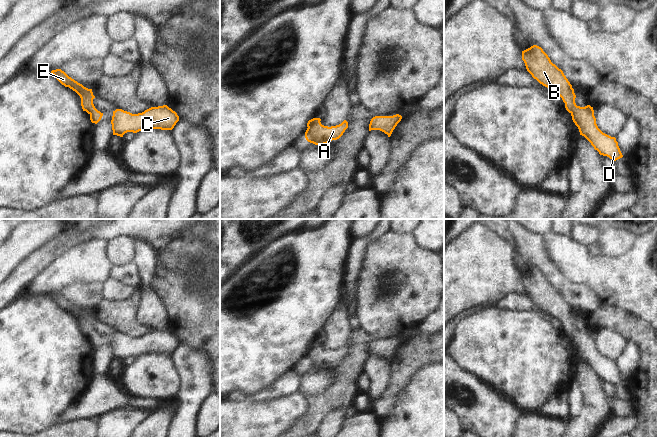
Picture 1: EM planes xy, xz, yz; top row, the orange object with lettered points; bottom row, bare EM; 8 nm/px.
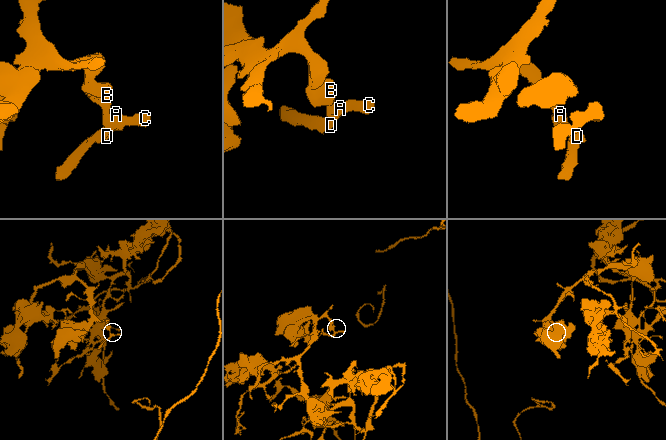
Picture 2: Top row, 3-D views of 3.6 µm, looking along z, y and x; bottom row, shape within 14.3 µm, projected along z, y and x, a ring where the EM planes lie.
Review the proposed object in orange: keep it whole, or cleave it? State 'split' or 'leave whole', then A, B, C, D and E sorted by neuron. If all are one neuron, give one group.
leave whole; groups A B C D E

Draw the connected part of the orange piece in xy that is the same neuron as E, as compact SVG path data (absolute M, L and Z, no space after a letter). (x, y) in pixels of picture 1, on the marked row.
M61 69L52 70L51 73L62 85L69 87L80 96L83 111L86 111L90 115L92 123L97 124L101 120L103 113L98 111L93 104L95 96L93 95L92 89L84 87Z

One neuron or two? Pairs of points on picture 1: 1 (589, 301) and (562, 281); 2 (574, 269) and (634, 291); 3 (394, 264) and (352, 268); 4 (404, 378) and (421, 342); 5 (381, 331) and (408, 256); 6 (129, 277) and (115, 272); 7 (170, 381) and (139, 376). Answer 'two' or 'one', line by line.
1: one
2: one
3: two
4: one
5: one
6: one
7: one

